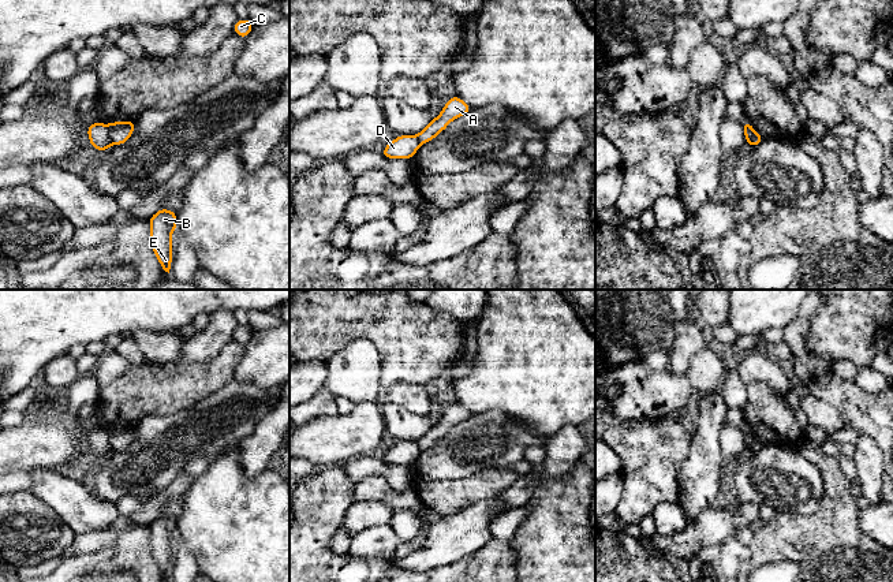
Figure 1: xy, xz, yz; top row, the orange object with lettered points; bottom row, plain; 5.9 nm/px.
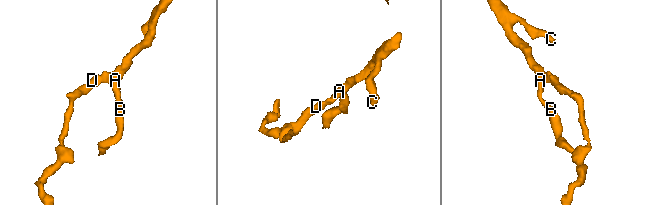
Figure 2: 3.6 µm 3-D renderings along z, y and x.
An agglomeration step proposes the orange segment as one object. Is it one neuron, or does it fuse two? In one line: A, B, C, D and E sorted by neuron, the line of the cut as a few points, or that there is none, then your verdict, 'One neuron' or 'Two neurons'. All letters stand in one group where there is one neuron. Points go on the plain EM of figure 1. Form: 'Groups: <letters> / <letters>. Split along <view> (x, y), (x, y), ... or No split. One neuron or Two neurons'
Groups: A B C E / D. Split along xy (108, 431), (108, 439), (114, 450). Two neurons

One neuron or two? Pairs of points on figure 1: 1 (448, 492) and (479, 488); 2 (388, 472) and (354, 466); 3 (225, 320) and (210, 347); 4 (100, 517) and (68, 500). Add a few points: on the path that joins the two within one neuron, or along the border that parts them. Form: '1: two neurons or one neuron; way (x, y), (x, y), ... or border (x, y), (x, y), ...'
1: one neuron; way (456, 492), (471, 489)
2: one neuron; way (380, 467), (362, 466)
3: one neuron; way (221, 327), (210, 340)
4: one neuron; way (92, 514), (77, 507)

